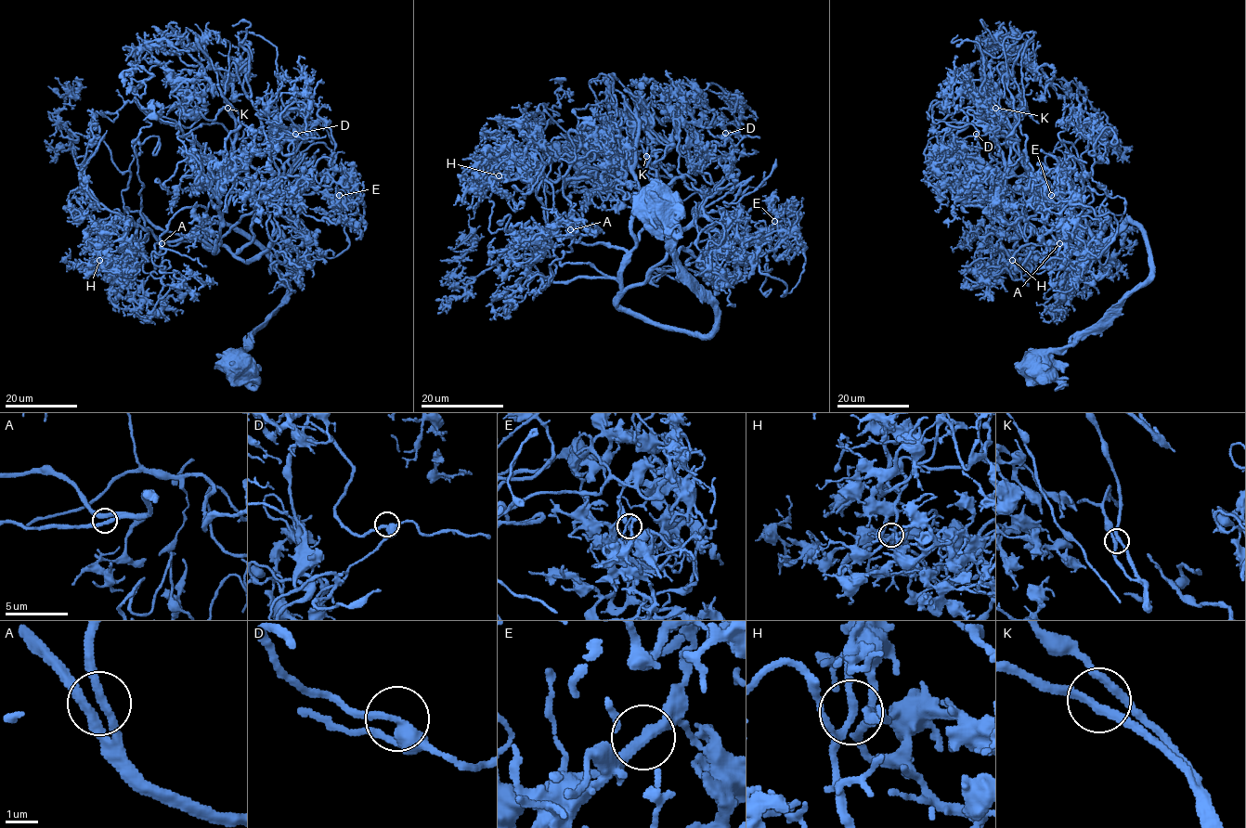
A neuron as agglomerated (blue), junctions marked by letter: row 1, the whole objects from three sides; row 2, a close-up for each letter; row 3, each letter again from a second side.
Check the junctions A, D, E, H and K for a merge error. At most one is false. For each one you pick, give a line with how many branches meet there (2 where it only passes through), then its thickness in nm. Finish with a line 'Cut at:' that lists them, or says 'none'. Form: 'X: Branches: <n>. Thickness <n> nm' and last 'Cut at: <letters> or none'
Cut at: none

